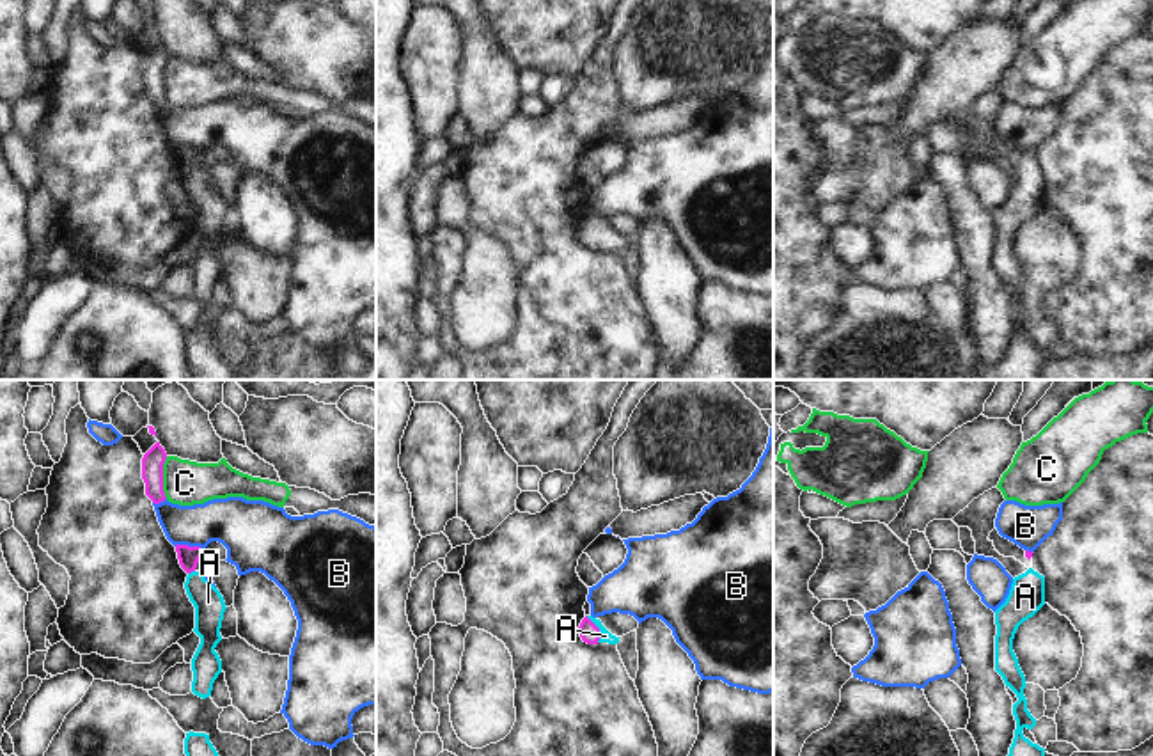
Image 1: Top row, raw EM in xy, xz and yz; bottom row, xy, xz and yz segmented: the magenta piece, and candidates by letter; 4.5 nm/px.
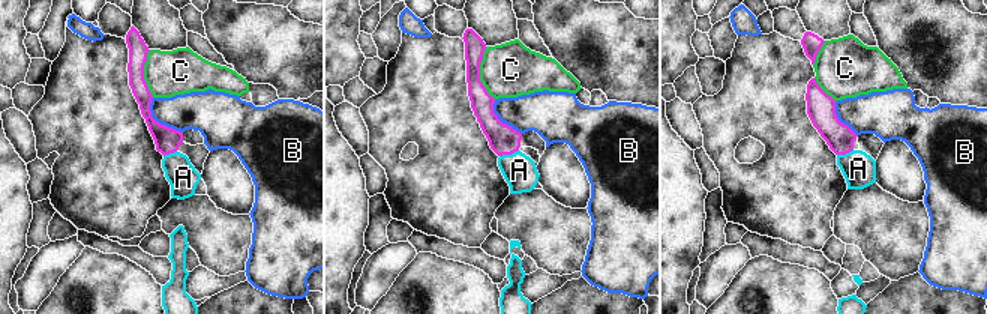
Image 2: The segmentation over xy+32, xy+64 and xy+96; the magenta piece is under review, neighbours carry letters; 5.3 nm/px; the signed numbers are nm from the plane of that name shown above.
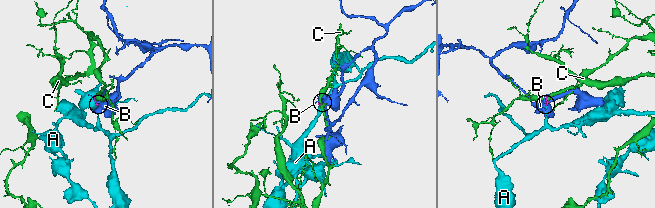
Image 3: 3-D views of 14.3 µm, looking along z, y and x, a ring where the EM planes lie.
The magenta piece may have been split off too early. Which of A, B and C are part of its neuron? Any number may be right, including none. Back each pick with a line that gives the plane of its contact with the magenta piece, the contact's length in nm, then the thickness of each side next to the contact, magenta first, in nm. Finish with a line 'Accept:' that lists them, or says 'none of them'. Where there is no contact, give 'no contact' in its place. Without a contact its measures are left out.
A: xz | 130 nm | 90/50 nm
Accept: A

